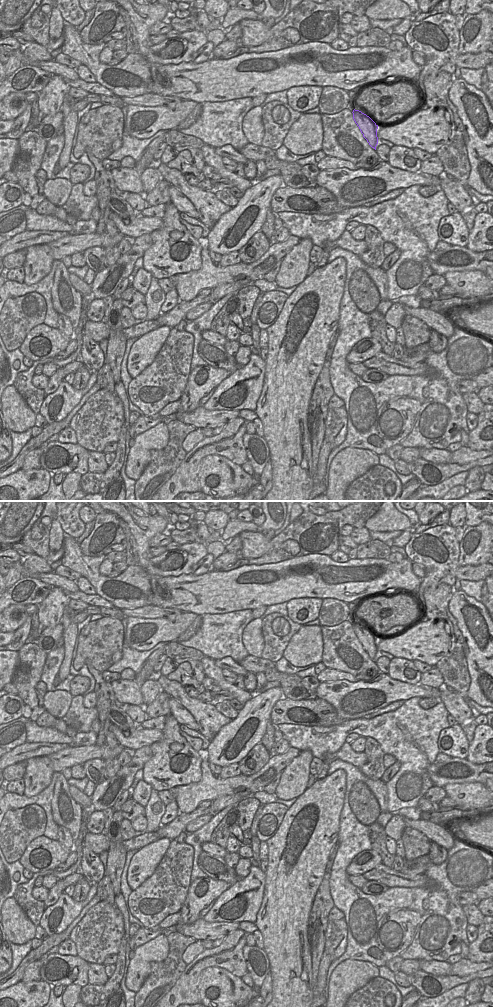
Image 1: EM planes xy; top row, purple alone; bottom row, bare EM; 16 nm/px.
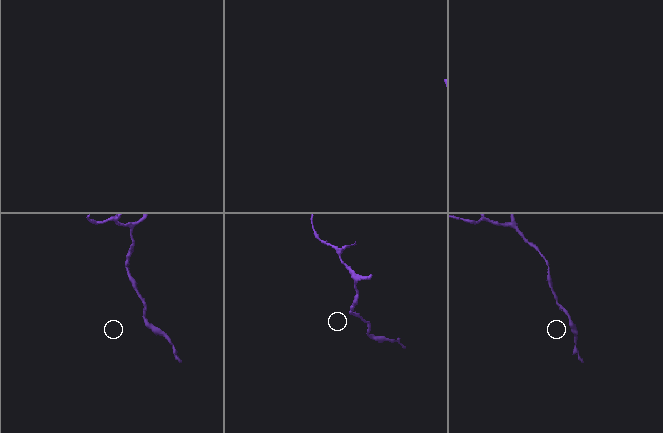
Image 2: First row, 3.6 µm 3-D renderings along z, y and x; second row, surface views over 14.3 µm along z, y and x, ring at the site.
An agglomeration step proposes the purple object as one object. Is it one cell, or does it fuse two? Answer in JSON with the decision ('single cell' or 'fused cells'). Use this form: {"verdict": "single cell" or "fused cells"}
{"verdict": "single cell"}

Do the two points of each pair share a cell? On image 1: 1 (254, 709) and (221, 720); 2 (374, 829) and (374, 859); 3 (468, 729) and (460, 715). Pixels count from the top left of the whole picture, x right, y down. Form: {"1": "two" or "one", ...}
{"1": "two", "2": "two", "3": "two"}

